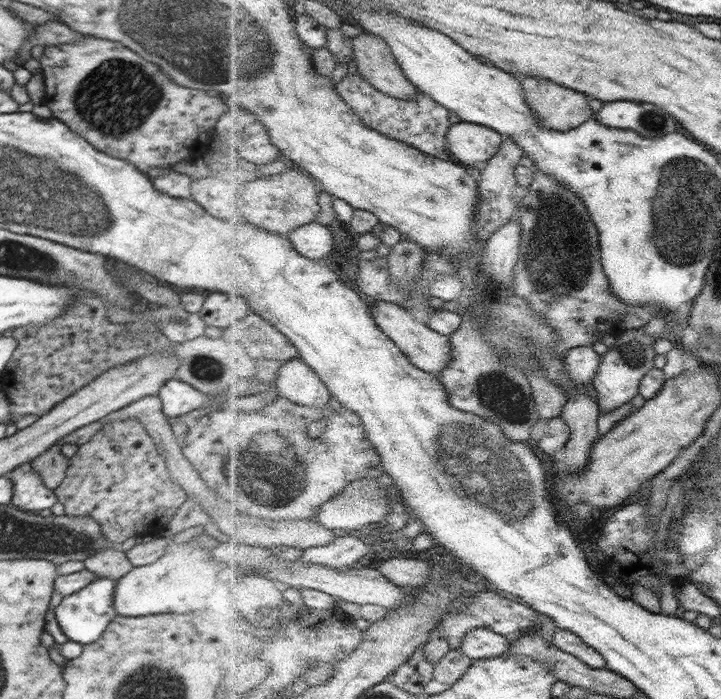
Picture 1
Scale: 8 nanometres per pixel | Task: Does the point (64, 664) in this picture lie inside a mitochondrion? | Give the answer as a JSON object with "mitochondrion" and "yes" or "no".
{"mitochondrion":"no"}

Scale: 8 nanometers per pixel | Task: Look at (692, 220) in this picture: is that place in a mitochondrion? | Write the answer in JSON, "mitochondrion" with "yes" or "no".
{"mitochondrion":"yes"}

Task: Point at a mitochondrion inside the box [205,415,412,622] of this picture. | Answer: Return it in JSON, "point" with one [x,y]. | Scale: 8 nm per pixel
{"point":[273,456]}

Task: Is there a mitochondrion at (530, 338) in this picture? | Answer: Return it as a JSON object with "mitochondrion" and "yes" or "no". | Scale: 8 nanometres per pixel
{"mitochondrion":"yes"}

